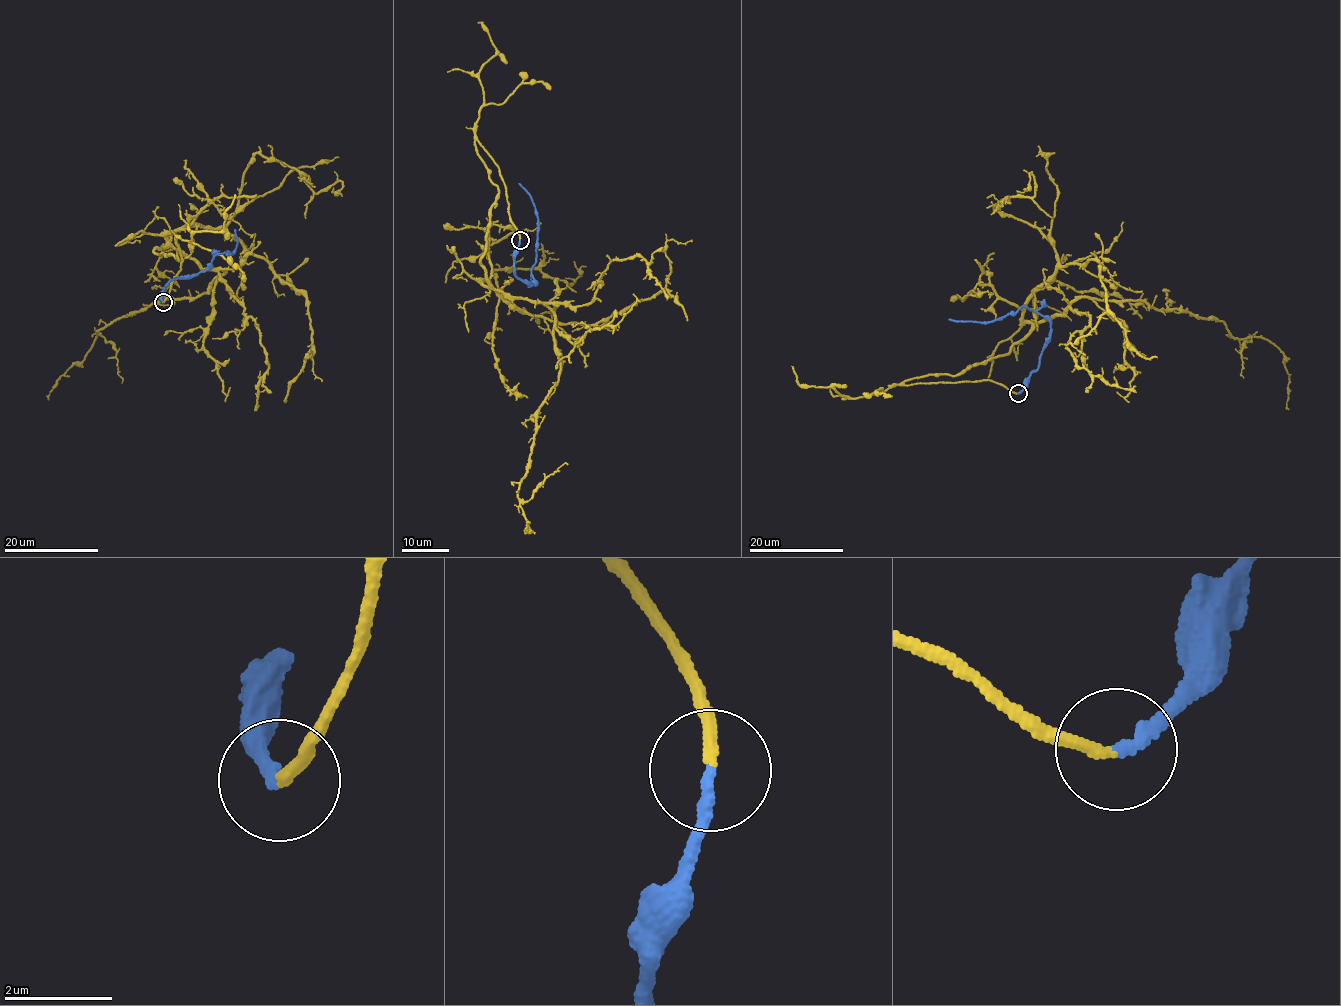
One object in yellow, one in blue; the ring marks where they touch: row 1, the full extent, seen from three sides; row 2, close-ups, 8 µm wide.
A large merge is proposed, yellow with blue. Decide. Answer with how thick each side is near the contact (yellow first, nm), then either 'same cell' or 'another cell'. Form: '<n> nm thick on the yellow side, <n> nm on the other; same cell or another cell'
200 nm thick on the yellow side, 200 nm on the other; same cell

